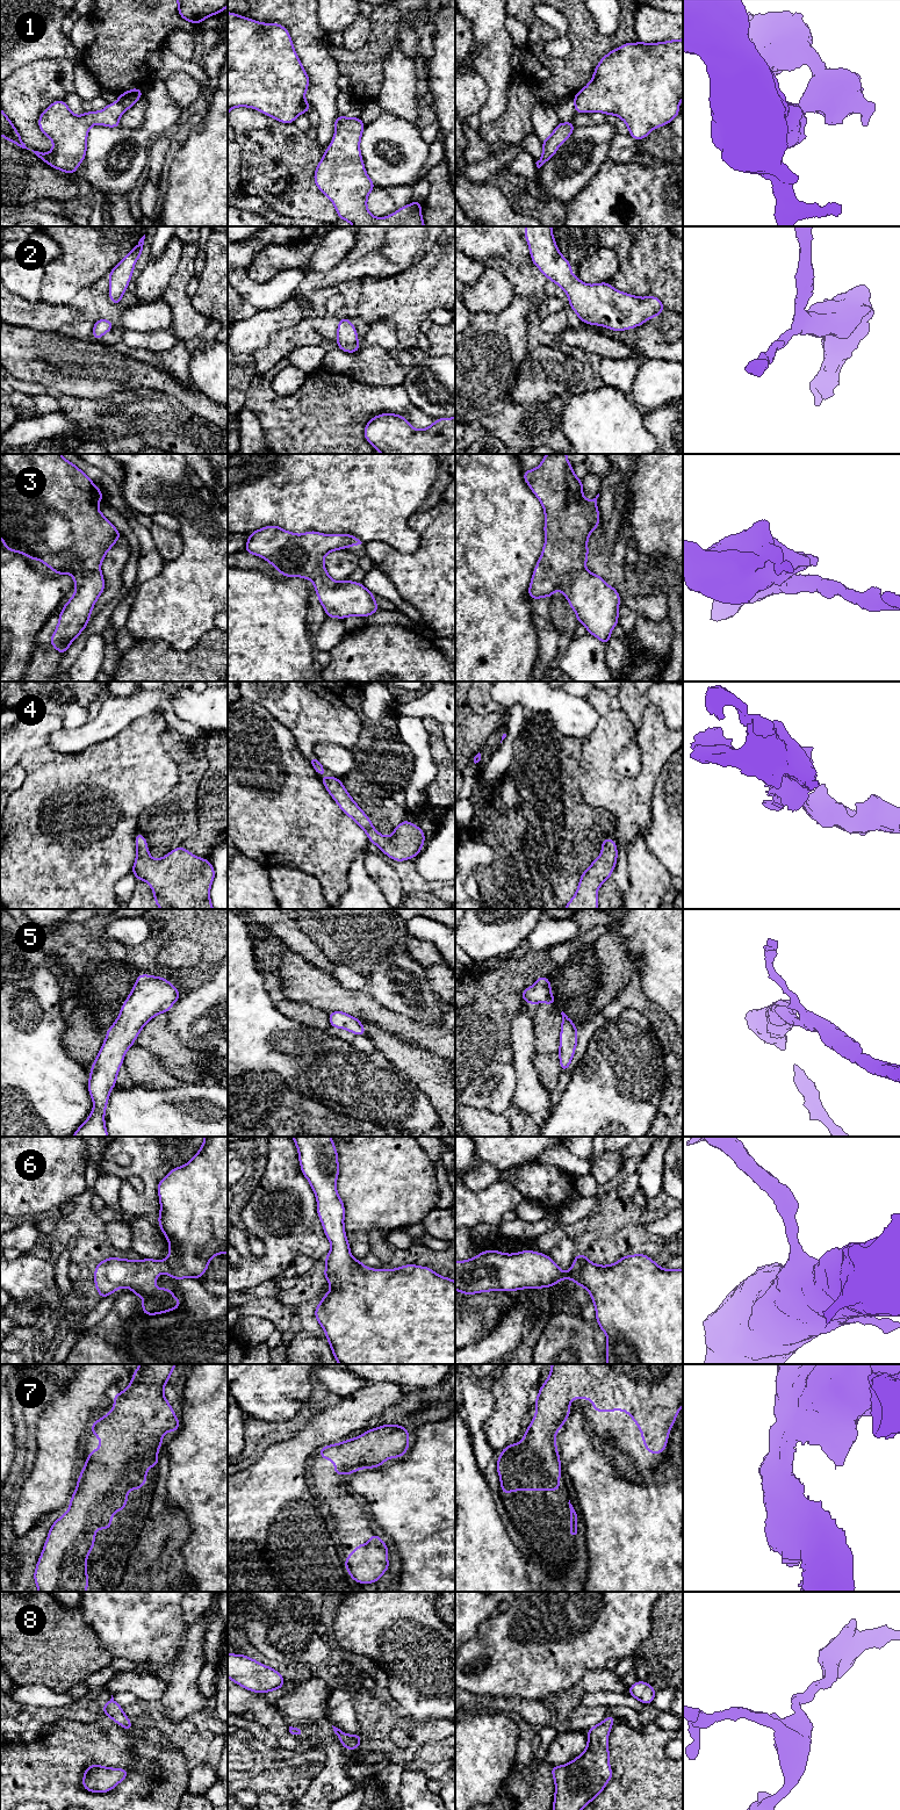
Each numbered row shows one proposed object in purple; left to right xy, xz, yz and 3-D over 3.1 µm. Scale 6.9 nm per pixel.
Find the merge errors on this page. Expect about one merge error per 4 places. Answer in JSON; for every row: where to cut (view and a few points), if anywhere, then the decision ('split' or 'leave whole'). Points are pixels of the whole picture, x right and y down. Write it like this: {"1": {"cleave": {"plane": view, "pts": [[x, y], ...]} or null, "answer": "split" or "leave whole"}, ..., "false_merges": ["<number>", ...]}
{"1": {"cleave": null, "answer": "leave whole"}, "2": {"cleave": null, "answer": "leave whole"}, "3": {"cleave": null, "answer": "leave whole"}, "4": {"cleave": null, "answer": "leave whole"}, "5": {"cleave": null, "answer": "leave whole"}, "6": {"cleave": null, "answer": "leave whole"}, "7": {"cleave": null, "answer": "leave whole"}, "8": {"cleave": null, "answer": "leave whole"}, "false_merges": []}

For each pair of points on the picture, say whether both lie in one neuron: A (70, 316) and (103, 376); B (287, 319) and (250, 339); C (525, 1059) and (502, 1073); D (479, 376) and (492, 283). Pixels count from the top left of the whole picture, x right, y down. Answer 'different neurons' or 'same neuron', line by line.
A: different neurons
B: same neuron
C: different neurons
D: different neurons

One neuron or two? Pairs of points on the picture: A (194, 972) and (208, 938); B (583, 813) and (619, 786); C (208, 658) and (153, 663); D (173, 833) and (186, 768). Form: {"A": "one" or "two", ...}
{"A": "one", "B": "two", "C": "one", "D": "one"}

